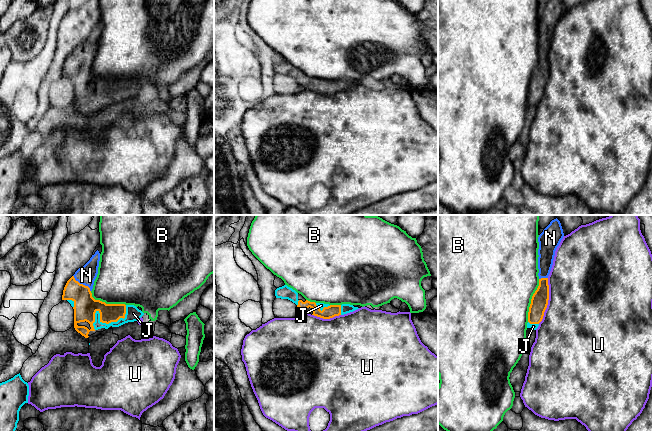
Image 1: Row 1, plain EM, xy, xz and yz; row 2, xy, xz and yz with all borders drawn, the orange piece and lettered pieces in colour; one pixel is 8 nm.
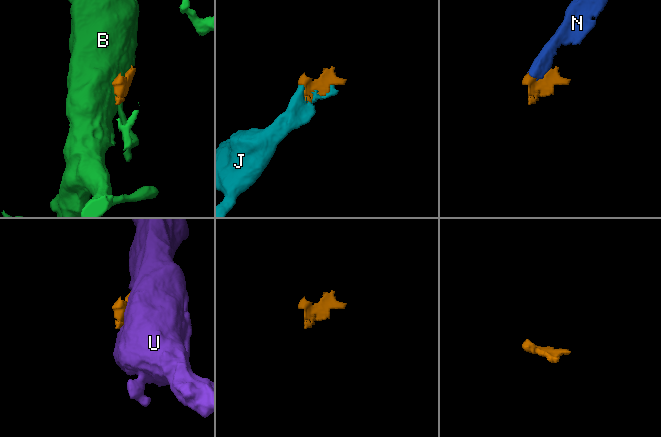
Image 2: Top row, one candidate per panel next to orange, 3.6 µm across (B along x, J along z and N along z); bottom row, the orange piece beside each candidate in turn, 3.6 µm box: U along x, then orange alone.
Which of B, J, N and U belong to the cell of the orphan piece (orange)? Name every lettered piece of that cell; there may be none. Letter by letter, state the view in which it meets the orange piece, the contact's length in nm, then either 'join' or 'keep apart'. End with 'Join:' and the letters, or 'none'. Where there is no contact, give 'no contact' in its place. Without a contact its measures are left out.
B: yz | 360 nm | keep apart
J: xy | 320 nm | join
N: xy | 190 nm | join
U: yz | 380 nm | keep apart
Join: J, N

